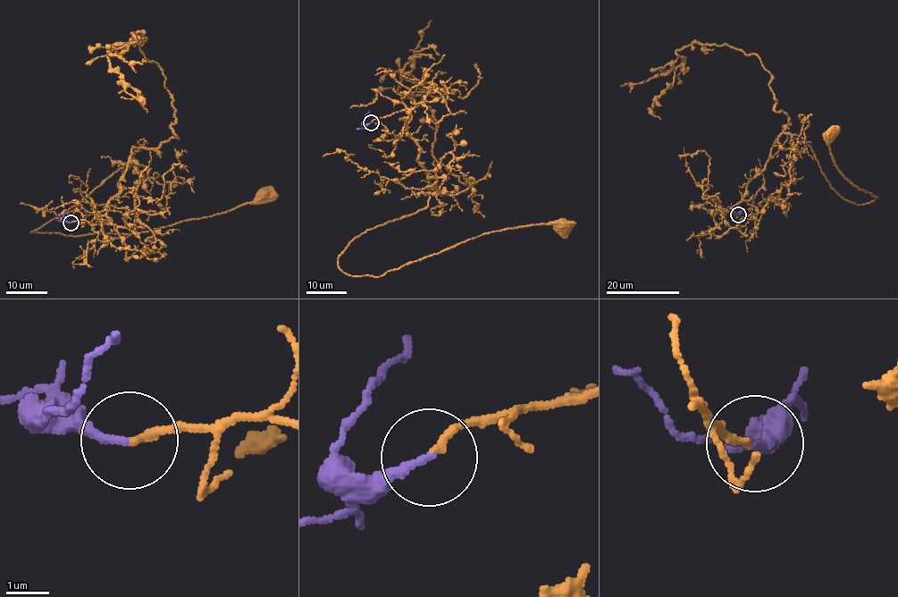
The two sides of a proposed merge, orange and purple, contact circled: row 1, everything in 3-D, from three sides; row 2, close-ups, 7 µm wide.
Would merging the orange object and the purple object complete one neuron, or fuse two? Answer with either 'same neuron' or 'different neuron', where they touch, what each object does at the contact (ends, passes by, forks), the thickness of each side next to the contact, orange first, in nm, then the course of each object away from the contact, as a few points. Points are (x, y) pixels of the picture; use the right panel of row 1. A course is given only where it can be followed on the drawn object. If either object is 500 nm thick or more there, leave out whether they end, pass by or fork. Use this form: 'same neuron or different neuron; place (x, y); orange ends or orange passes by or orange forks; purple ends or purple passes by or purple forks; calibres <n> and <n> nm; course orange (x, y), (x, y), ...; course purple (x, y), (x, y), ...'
same neuron; place (738, 214); orange ends; purple ends; calibres 170 and 200 nm; course orange (738, 214), (728, 211), (764, 168), (783, 133), (803, 139), (843, 199), (874, 200), (840, 172), (826, 135); course purple (738, 214), (732, 214), (725, 207)

